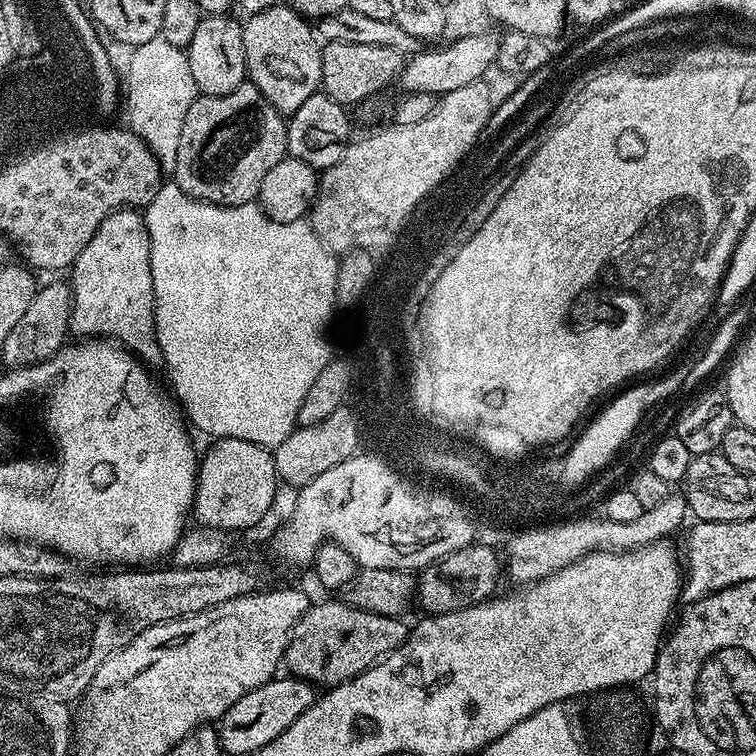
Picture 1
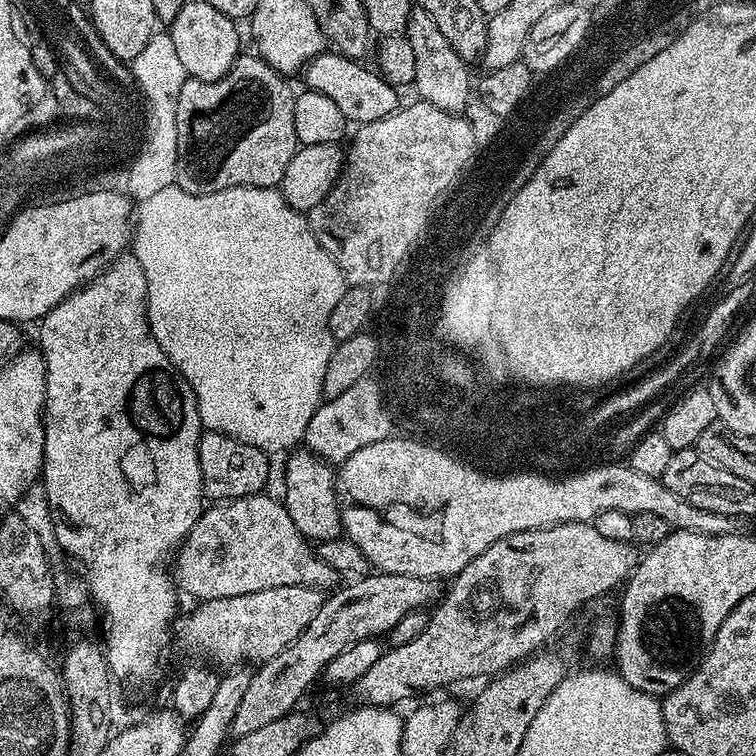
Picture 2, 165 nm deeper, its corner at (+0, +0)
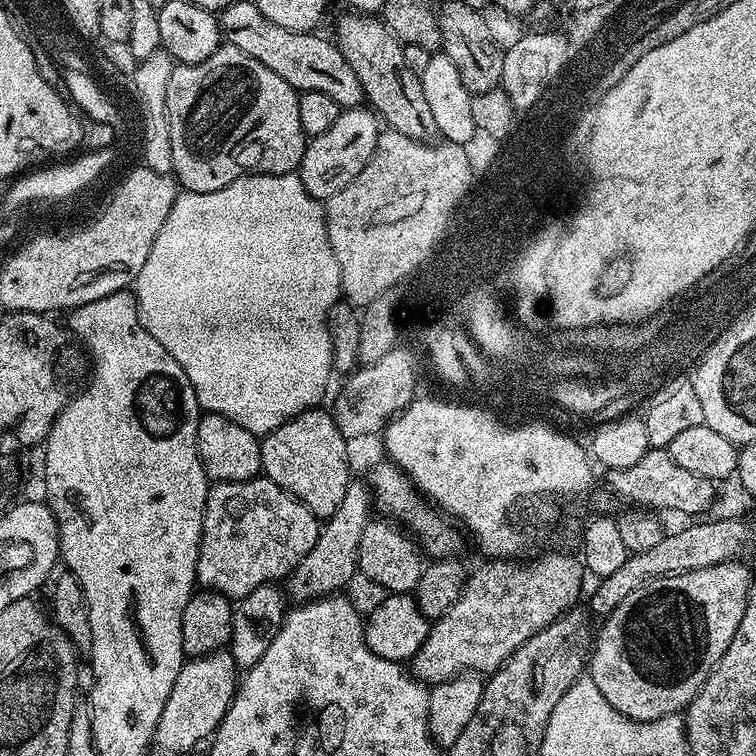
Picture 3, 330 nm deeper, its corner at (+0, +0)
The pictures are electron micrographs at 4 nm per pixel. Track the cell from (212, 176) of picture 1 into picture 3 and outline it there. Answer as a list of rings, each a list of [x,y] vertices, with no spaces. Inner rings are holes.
[[[227,42],[221,43],[220,47],[214,50],[206,62],[197,64],[176,64],[170,74],[170,82],[166,86],[166,110],[168,115],[168,137],[170,138],[170,150],[172,151],[172,170],[177,185],[186,192],[213,192],[222,190],[222,186],[230,186],[243,176],[286,176],[295,173],[302,162],[306,137],[302,130],[302,122],[298,122],[298,102],[300,101],[296,89],[290,87],[274,70],[262,66],[258,58],[250,58],[250,54],[242,54],[234,45]]]

